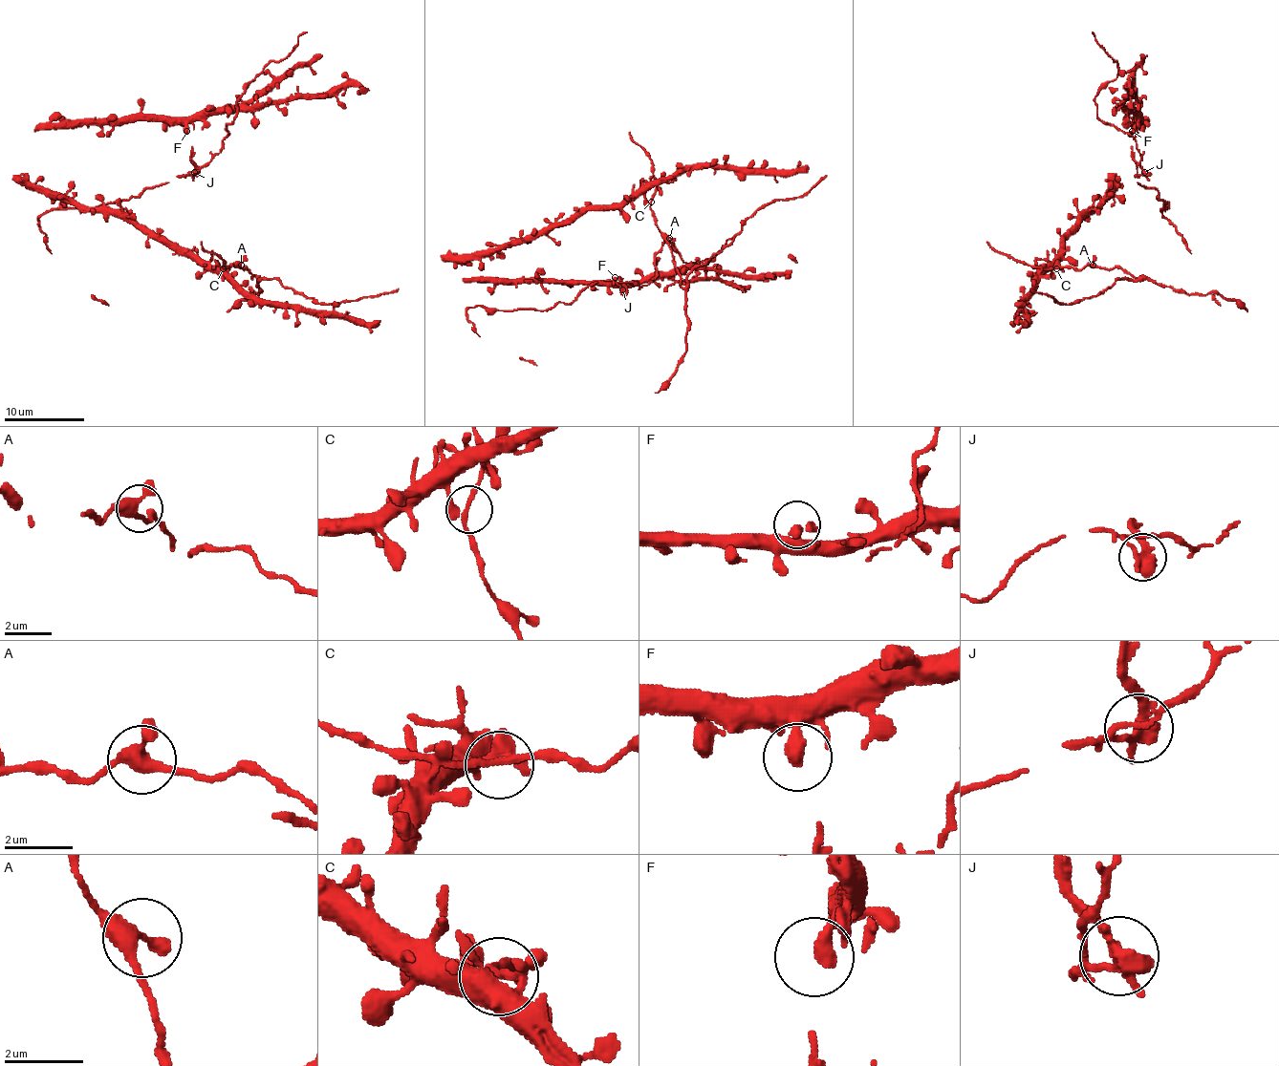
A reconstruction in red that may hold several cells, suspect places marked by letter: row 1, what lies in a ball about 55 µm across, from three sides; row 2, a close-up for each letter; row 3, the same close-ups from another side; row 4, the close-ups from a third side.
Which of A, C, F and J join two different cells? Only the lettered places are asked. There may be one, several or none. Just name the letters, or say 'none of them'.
J

